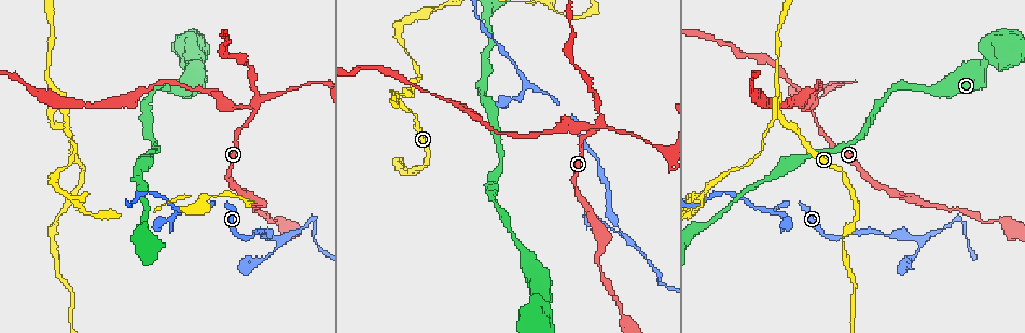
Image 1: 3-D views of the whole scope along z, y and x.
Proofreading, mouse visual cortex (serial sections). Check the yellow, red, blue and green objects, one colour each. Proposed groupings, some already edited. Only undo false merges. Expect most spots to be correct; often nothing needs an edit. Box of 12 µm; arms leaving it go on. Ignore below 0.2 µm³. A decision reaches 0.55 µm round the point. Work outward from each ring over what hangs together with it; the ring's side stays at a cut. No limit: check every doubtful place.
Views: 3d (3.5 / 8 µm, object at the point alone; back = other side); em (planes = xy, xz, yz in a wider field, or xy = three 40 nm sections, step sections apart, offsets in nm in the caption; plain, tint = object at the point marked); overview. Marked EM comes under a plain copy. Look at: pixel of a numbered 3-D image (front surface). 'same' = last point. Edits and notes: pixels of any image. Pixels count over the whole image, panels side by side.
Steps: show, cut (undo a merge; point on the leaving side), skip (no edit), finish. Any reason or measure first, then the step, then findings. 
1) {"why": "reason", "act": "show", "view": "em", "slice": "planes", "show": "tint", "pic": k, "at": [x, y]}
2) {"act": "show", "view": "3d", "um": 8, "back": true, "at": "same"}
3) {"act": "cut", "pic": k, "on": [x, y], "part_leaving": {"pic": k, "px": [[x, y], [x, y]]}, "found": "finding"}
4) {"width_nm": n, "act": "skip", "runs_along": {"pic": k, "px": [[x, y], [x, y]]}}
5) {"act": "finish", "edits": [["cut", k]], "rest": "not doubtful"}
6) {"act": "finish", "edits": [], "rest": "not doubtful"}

{"why": "three-way junction", "act": "show", "view": "3d", "um": 8, "pic": 1, "at": [403, 95]}

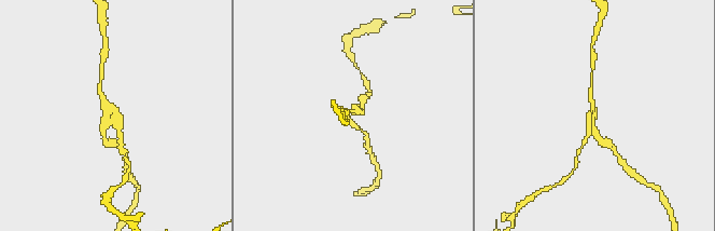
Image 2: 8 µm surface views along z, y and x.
{"act": "show", "view": "3d", "um": 3.5, "back": true, "pic": 2, "at": [593, 119]}

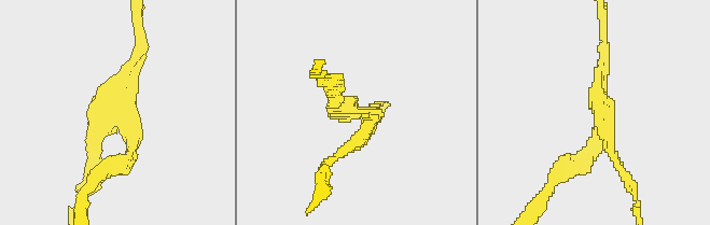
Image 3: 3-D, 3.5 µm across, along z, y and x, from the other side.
{"why": "shape alone is not enough", "act": "show", "view": "em", "slice": "planes", "show": "tint", "pic": 3, "at": [597, 111]}

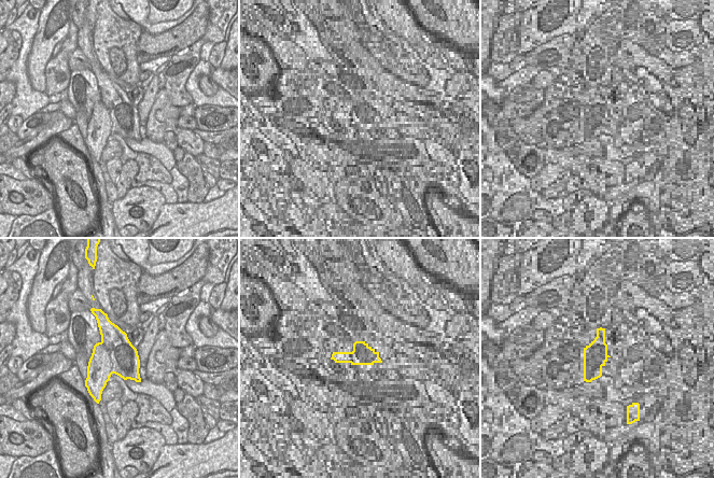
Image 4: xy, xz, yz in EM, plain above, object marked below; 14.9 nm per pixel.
{"arm_widths_nm": [150, 150, 200], "act": "cut", "pic": 3, "on": [97, 157], "part_leaving": {"pic": 3, "px": [[597, 112], [632, 198]]}, "found": "a second cell is stuck on"}

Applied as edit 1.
{"why": "four or more arms meet", "act": "show", "view": "3d", "um": 3.5, "pic": 1, "at": [597, 126]}

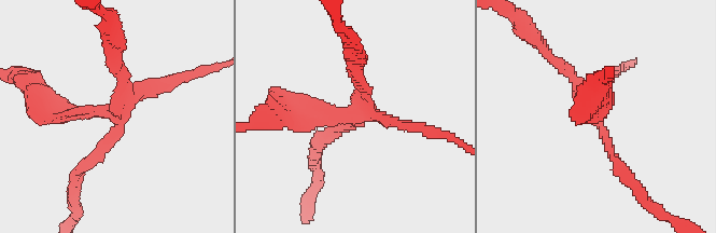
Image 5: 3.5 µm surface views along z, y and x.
{"arms": 4, "arm_widths_nm": [150, 150, 150, 150], "why": "shape alone is not enough", "act": "show", "view": "em", "slice": "planes", "show": "tint", "pic": 5, "at": [355, 112]}

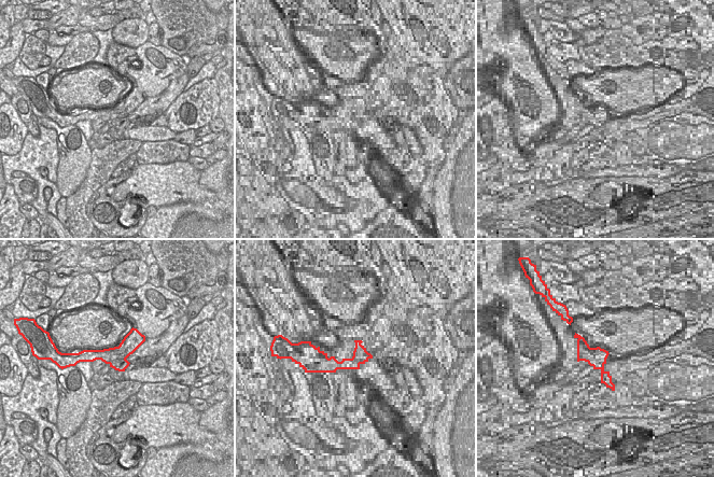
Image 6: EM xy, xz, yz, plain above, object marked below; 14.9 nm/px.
{"act": "cut", "pic": 5, "on": [169, 85], "part_leaving": {"pic": 5, "px": [[107, 110], [57, 107], [22, 77]]}, "found": "two cells meet here"}

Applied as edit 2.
{"act": "show", "view": "overview"}

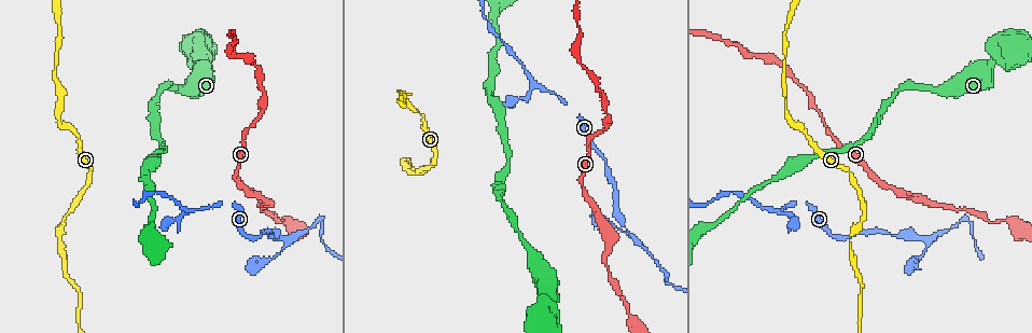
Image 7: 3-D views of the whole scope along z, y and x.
{"why": "narrows sharply", "act": "show", "view": "3d", "um": 8, "back": true, "pic": 7, "at": [919, 236]}

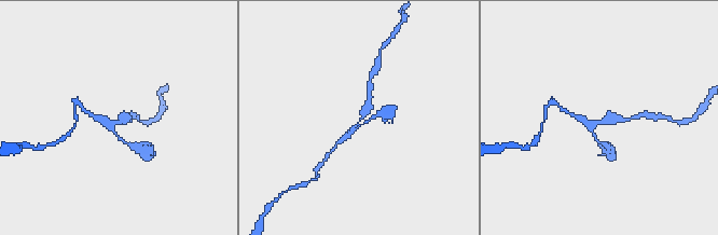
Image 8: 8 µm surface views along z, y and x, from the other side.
{"act": "show", "view": "3d", "um": 3.5, "pic": 8, "at": [596, 123]}

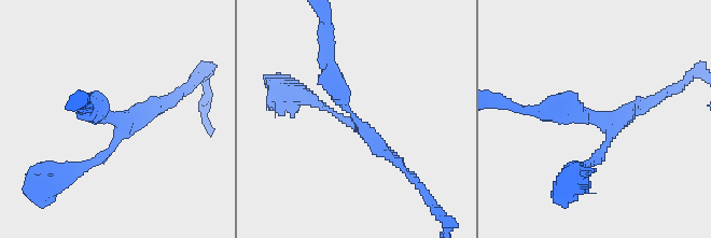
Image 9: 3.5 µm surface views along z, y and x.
{"act": "show", "view": "em", "slice": "xy", "step": 2, "show": "tint", "pic": 9, "at": [112, 116]}

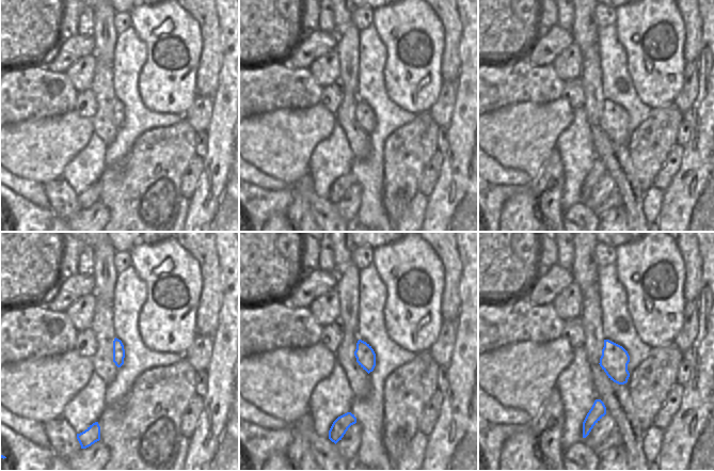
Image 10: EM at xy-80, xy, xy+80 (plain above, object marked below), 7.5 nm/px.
{"width_nm": 150, "act": "skip", "runs_along": {"pic": 9, "px": [[330, 51], [333, 84], [362, 128], [336, 114]]}, "found": "one cell here"}

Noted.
{"act": "finish", "edits": [["cut", 3], ["cut", 5]], "rest": "not doubtful"}

